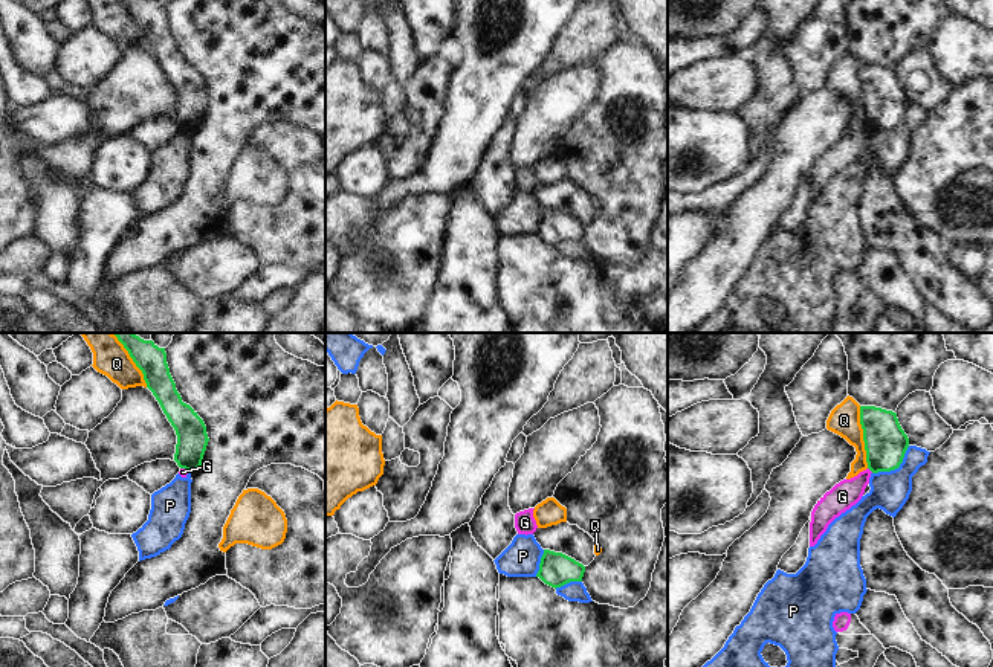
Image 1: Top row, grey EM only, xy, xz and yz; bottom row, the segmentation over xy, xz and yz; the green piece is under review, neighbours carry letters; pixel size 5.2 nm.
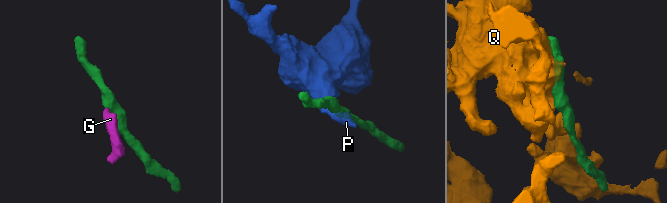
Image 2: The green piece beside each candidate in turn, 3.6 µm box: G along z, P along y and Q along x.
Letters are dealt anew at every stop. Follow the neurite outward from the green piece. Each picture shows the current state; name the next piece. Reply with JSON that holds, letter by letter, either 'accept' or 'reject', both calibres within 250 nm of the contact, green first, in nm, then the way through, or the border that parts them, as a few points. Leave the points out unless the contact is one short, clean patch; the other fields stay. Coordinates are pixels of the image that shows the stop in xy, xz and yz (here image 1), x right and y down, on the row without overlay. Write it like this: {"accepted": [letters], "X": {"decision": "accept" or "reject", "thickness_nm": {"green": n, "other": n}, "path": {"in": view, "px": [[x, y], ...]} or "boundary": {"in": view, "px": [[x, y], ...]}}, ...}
{"accepted": [], "G": {"decision": "reject", "thickness_nm": {"green": 220, "other": 150}, "boundary": {"in": "yz", "px": [[868, 125], [873, 130]]}}, "P": {"decision": "reject", "thickness_nm": {"green": 220, "other": 200}, "boundary": {"in": "yz", "px": [[909, 104], [897, 125], [873, 132]]}}, "Q": {"decision": "reject", "thickness_nm": {"green": 220, "other": 160}}}

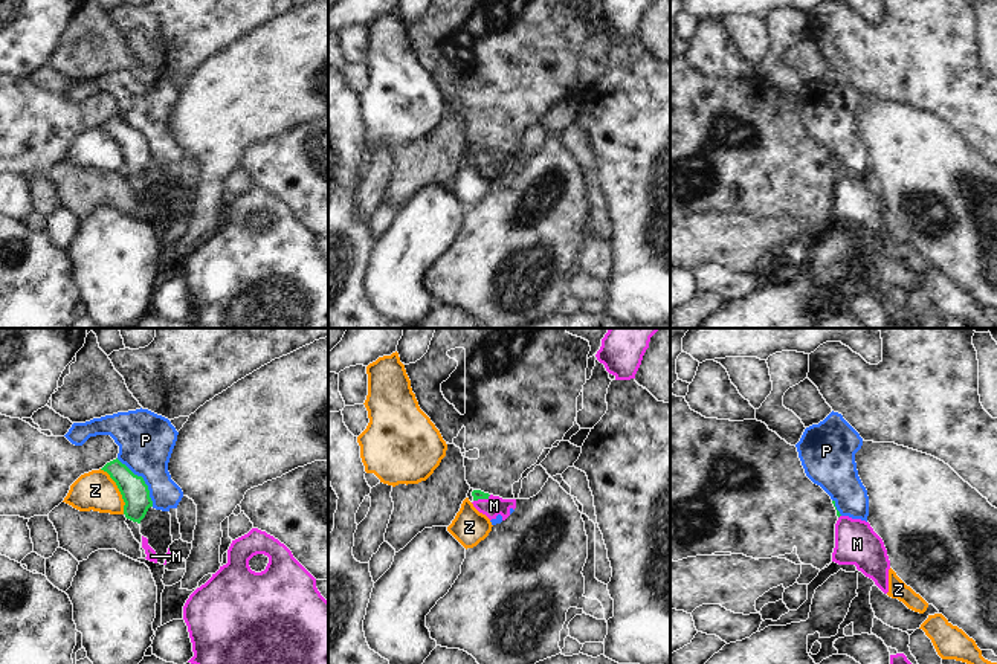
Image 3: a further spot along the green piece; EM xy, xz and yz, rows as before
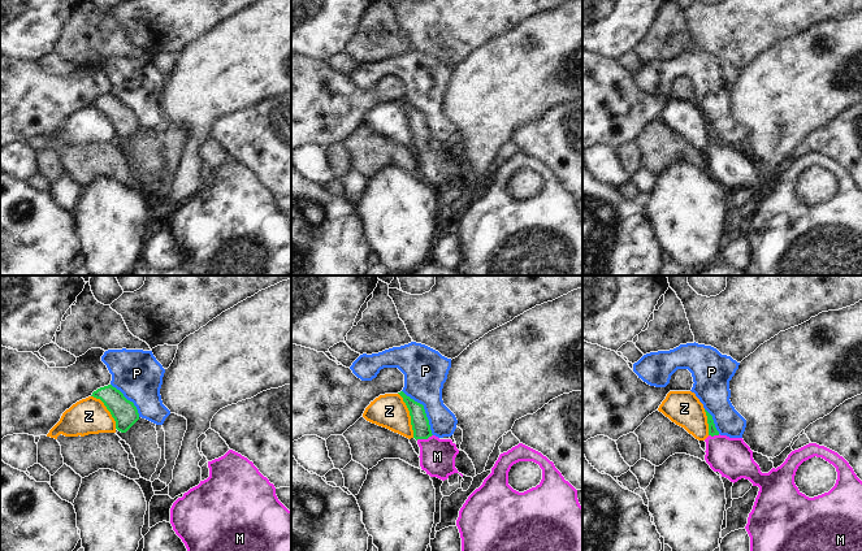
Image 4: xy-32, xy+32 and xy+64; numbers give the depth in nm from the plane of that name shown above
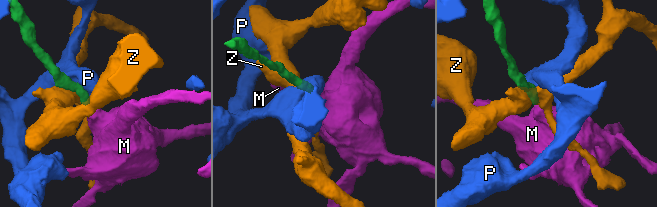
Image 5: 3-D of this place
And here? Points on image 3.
{"accepted": ["M"], "M": {"decision": "accept", "thickness_nm": {"green": 50, "other": 100}, "path": {"in": "xz", "px": [[477, 153], [481, 156], [493, 164]]}}, "P": {"decision": "reject", "thickness_nm": {"green": 150, "other": 300}, "boundary": {"in": "xy", "px": [[116, 116], [142, 136], [153, 164]]}}, "Z": {"decision": "reject", "thickness_nm": {"green": 150, "other": 200}}}

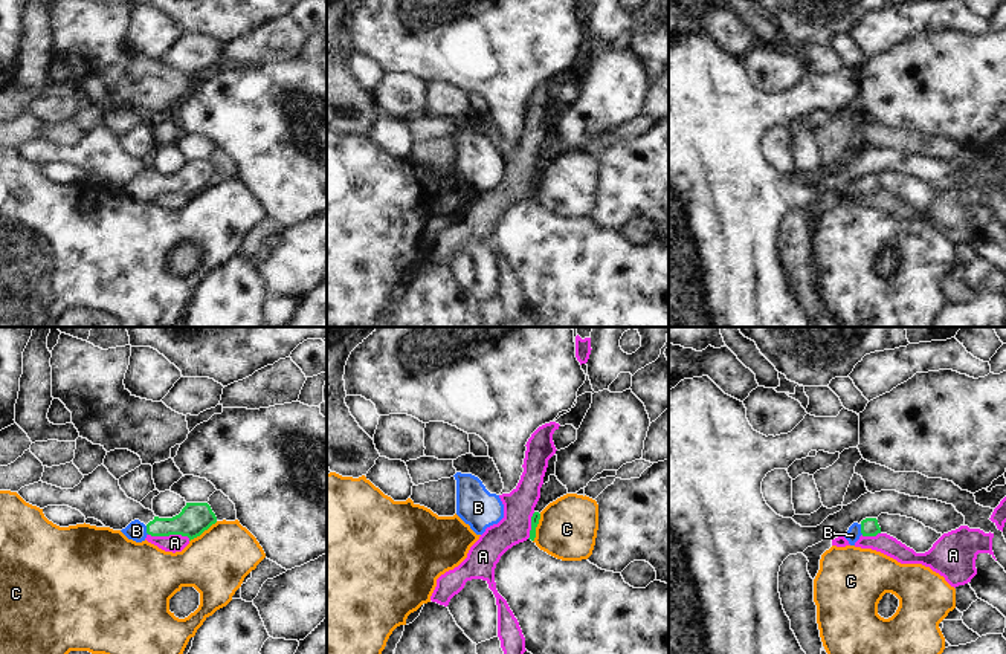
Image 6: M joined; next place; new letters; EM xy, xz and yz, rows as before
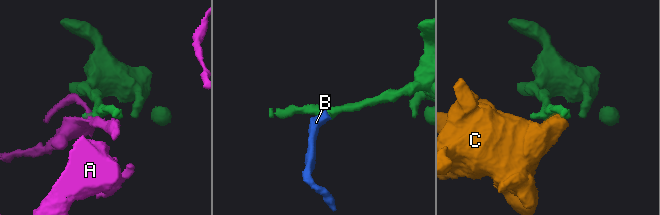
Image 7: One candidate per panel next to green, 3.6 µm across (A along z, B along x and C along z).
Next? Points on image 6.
{"accepted": ["B"], "A": {"decision": "reject", "thickness_nm": {"green": 160, "other": 100}}, "B": {"decision": "accept", "thickness_nm": {"green": 100, "other": 80}, "path": {"in": "yz", "px": [[869, 185], [861, 187], [852, 193]]}}, "C": {"decision": "reject", "thickness_nm": {"green": 160, "other": 340}, "boundary": {"in": "xy", "px": [[217, 179], [190, 199]]}}}

